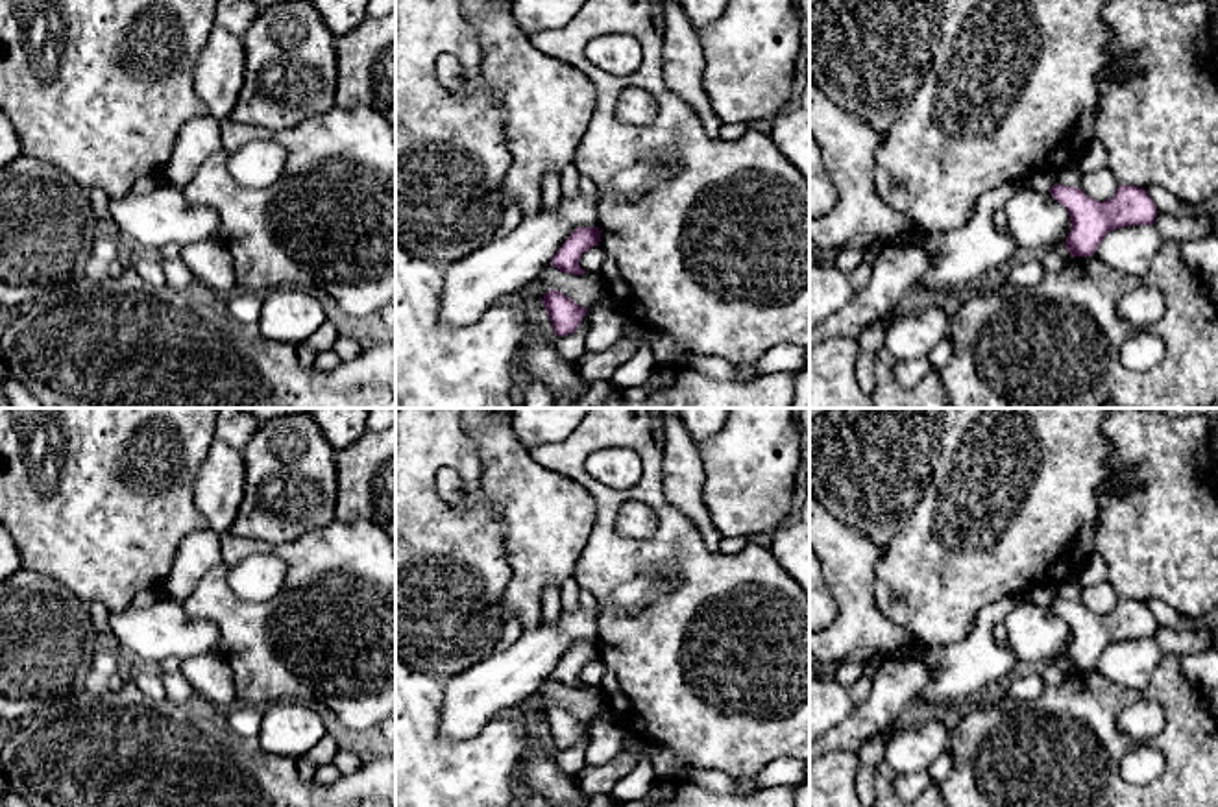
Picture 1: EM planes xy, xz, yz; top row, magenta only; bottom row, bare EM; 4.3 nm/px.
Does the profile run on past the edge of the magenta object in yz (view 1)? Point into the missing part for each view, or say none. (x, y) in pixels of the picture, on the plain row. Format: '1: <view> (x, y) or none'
1: none

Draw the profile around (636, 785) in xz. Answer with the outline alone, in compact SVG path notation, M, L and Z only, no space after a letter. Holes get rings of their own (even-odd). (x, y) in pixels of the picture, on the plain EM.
M627 733L623 739L623 750L636 753L638 763L634 770L625 779L617 781L610 792L610 796L621 803L645 798L658 781L647 752L647 741Z

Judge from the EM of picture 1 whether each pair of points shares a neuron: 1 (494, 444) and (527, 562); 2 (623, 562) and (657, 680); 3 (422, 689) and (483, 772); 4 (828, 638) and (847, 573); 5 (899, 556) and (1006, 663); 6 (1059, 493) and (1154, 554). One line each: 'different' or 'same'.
1: same
2: same
3: same
4: same
5: different
6: different

